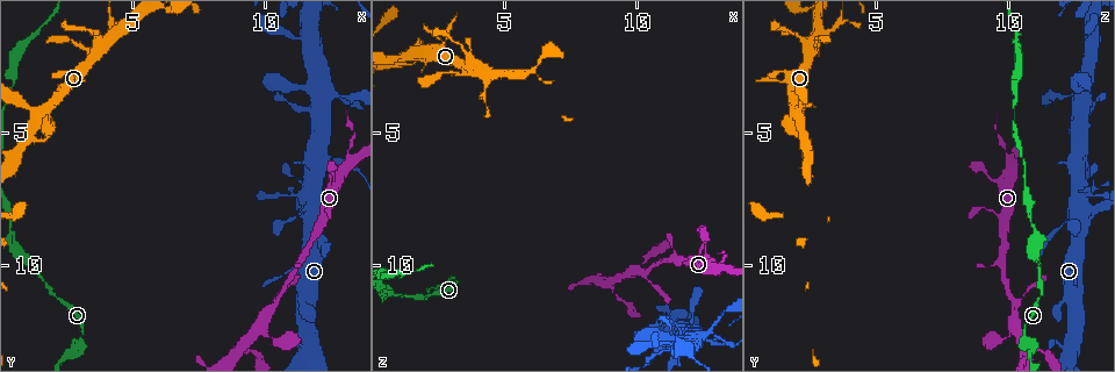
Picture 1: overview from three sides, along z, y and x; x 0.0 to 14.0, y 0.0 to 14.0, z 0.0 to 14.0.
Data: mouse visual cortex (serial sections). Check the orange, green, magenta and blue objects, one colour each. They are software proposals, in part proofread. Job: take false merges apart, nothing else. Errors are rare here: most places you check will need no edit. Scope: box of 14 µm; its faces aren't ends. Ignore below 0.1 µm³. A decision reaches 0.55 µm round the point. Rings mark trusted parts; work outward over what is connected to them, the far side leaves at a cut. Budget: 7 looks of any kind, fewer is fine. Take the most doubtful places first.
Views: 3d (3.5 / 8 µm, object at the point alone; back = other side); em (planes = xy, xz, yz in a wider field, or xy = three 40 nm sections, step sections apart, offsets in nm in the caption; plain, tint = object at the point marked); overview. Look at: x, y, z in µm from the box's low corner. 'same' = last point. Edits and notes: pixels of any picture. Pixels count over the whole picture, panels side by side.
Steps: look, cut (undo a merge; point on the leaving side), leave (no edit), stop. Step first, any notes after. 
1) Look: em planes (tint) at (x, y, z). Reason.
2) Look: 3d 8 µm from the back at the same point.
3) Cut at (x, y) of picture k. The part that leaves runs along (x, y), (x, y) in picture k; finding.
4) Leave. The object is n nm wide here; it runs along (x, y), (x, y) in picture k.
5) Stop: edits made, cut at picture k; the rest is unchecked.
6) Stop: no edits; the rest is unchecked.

Look: em xy step 2 (tint) at (3.6, 2.0, 2.5). Four or more arms meet.

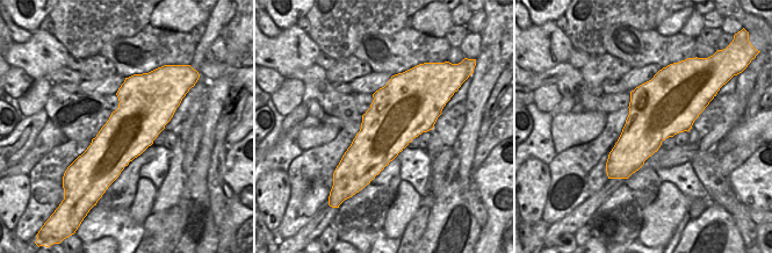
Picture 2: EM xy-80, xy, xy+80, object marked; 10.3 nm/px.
Look: 3d 3.5 µm at the same point. Wider look.

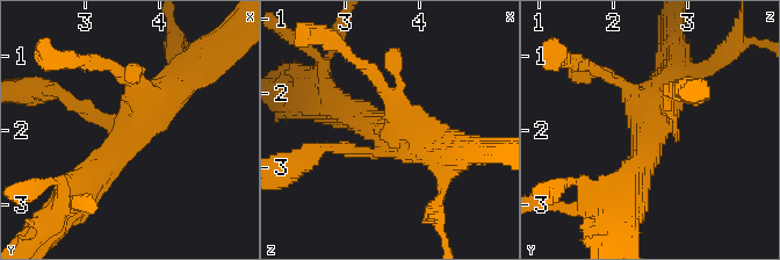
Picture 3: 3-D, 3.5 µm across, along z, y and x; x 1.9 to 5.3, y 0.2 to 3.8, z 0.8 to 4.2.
Leave. The arms are 150, 300, 400, 500 nm wide; it runs along (74, 193), (110, 158), (181, 79) in picture 3; all the same cell.

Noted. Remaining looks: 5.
Look: 3d 3.5 µm at (8.9, 13.2, 10.7). Thin arm on a thick one.

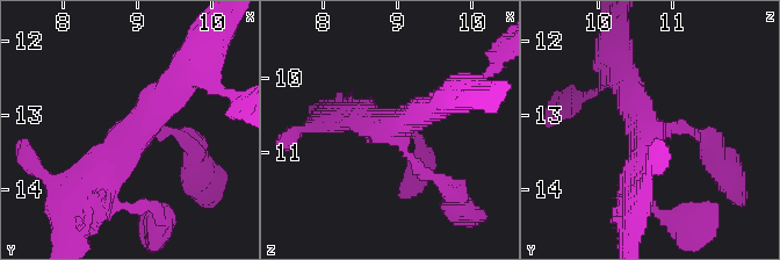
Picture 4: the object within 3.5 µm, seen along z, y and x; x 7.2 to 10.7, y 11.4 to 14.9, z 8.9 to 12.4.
Look: em xy step 1 (tint) at (9.00, 13.25, 10.70). 3 arms meet here; the arms are 150, 400, 400 nm wide; need the tissue.

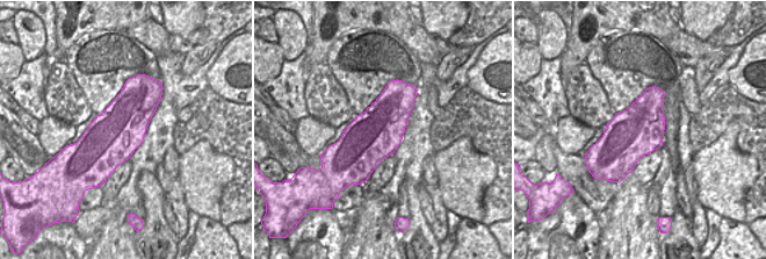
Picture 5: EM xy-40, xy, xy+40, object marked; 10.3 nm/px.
Look: em xy step 5 (tint) at the same point. Another direction.

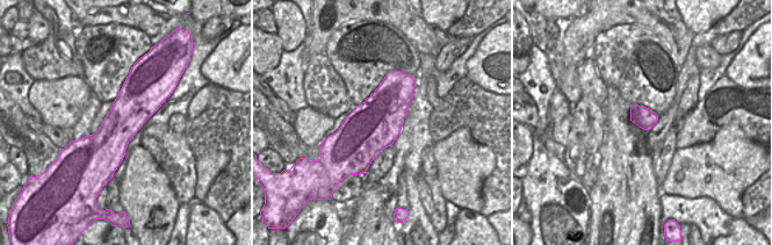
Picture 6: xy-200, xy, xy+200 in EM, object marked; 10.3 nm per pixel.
Leave. It runs along (187, 74), (112, 160), (80, 185) in picture 4; all the same cell.

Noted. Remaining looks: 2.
Look: 3d 3.5 µm at (11.6, 8.1, 12.9). Four or more arms meet.

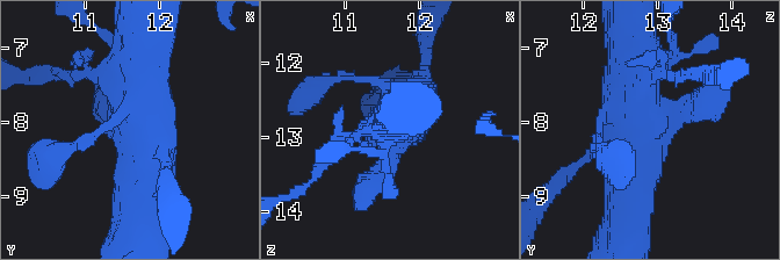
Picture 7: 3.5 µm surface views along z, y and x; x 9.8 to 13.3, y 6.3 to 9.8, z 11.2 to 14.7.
Look: em planes (tint) at (11.60, 7.95, 12.90).

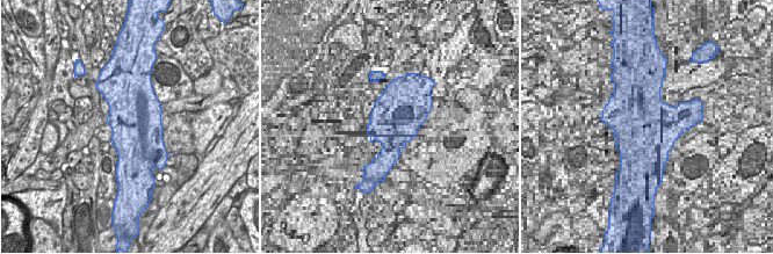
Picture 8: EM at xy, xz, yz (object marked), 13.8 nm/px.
Leave. It runs along (629, 193), (632, 33) in picture 7; one cell here.

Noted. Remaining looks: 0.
Stop: no edits; the rest is unchecked.

